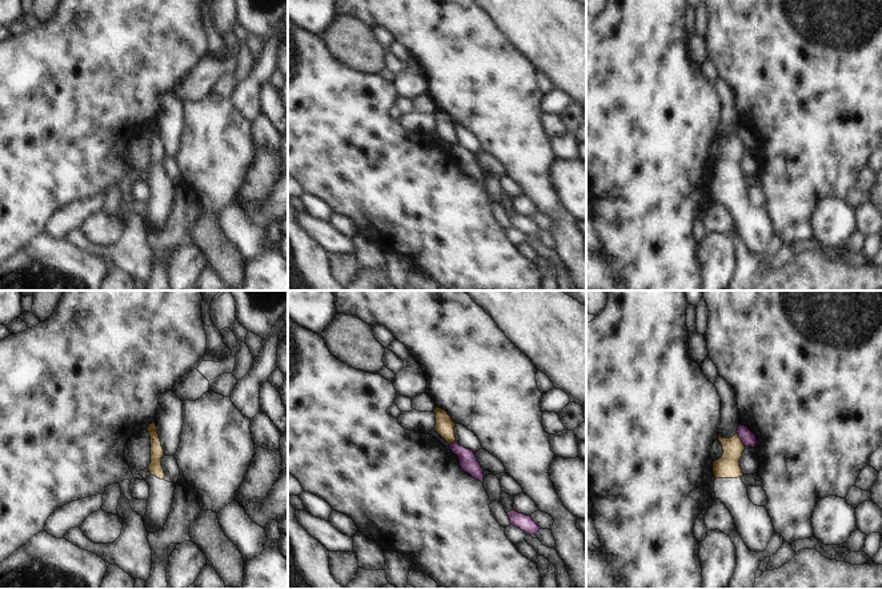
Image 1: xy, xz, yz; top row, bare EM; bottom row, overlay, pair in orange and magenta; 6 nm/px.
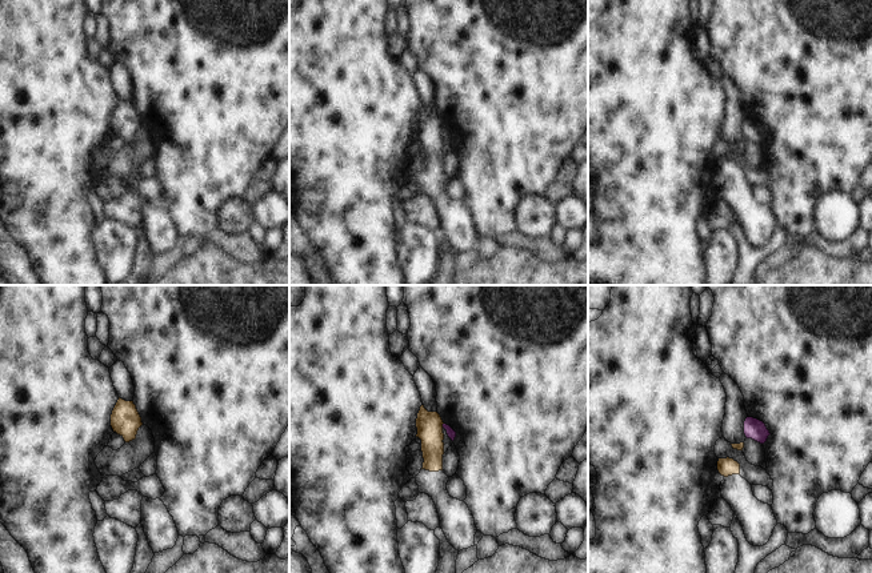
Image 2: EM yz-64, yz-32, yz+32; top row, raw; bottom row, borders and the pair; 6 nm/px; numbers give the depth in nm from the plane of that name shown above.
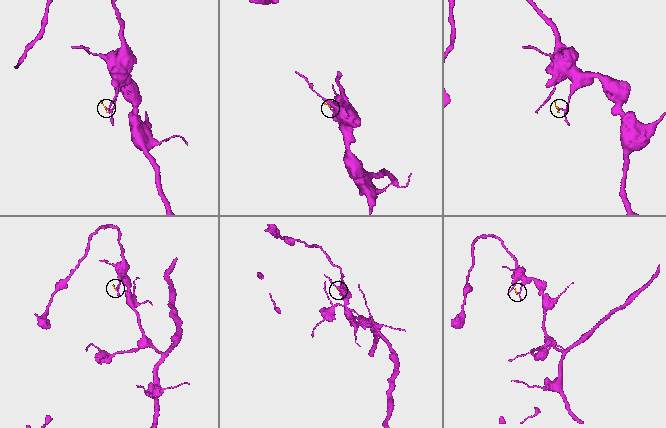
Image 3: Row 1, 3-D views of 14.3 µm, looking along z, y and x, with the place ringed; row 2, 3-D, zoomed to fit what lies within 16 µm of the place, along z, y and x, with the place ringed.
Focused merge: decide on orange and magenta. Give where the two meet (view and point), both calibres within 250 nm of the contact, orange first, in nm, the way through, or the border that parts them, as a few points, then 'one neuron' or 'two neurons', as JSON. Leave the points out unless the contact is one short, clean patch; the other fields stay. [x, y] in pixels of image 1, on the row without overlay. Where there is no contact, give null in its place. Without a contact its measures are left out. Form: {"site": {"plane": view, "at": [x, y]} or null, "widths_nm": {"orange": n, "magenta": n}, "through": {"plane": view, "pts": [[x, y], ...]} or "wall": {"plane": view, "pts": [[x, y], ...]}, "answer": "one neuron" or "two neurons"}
{"site": {"plane": "yz", "at": [740, 140]}, "widths_nm": {"orange": 140, "magenta": 90}, "wall": {"plane": "yz", "pts": [[737, 133], [745, 147]]}, "answer": "two neurons"}

